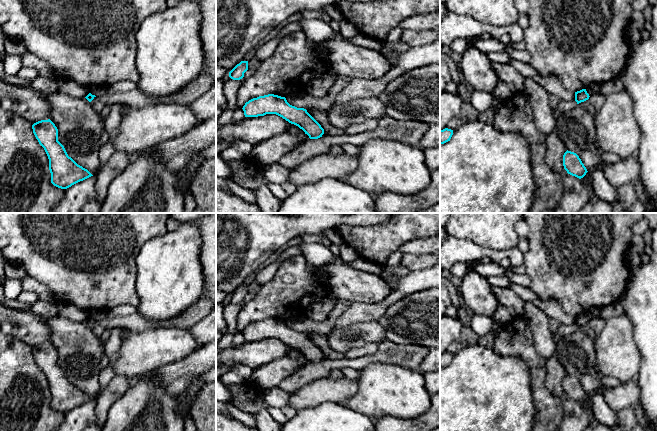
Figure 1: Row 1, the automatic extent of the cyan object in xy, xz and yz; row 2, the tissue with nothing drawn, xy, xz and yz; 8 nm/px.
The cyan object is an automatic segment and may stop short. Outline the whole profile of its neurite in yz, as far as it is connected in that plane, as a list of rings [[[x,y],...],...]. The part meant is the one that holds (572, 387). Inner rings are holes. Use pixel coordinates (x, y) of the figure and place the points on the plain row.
[[[568,374],[563,379],[563,390],[568,398],[579,403],[583,402],[588,396],[579,380]]]

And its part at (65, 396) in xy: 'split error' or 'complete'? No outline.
complete

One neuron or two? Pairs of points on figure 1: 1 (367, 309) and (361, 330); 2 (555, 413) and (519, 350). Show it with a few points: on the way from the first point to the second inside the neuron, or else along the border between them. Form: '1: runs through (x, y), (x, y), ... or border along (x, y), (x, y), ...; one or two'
1: border along (377, 320), (352, 322), (340, 328); two
2: runs through (541, 397), (538, 389), (537, 367), (535, 365); one

